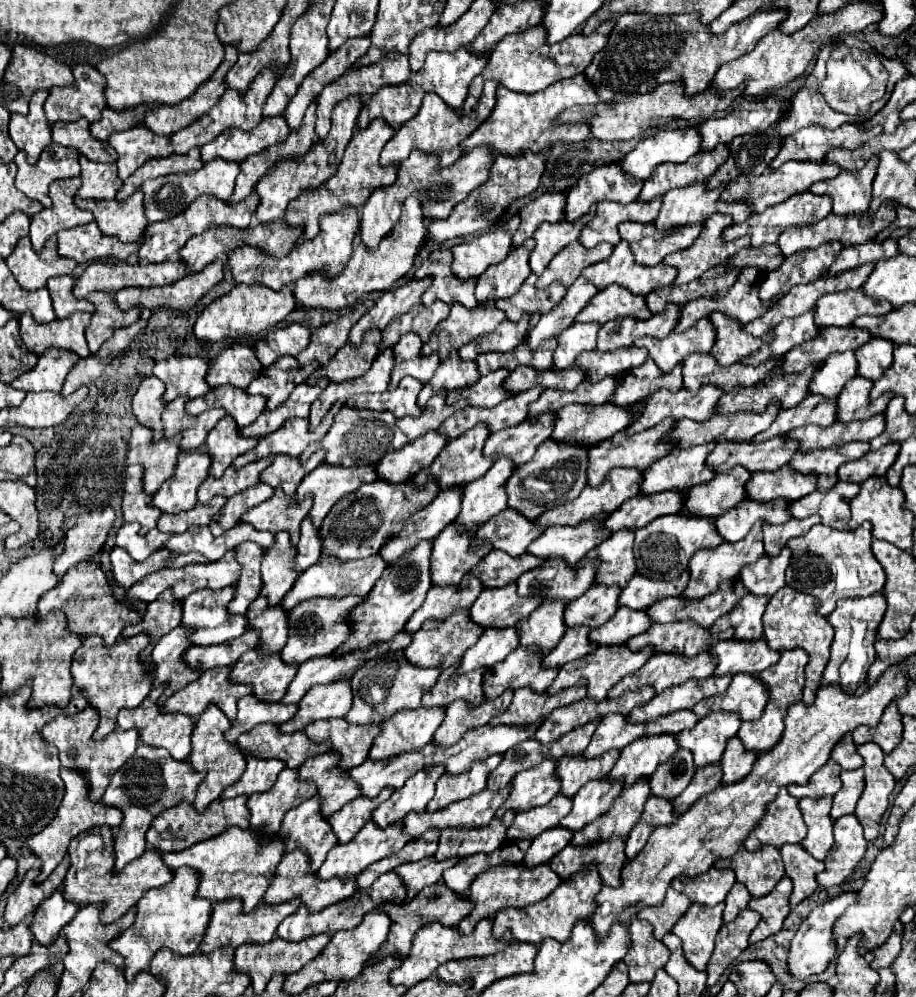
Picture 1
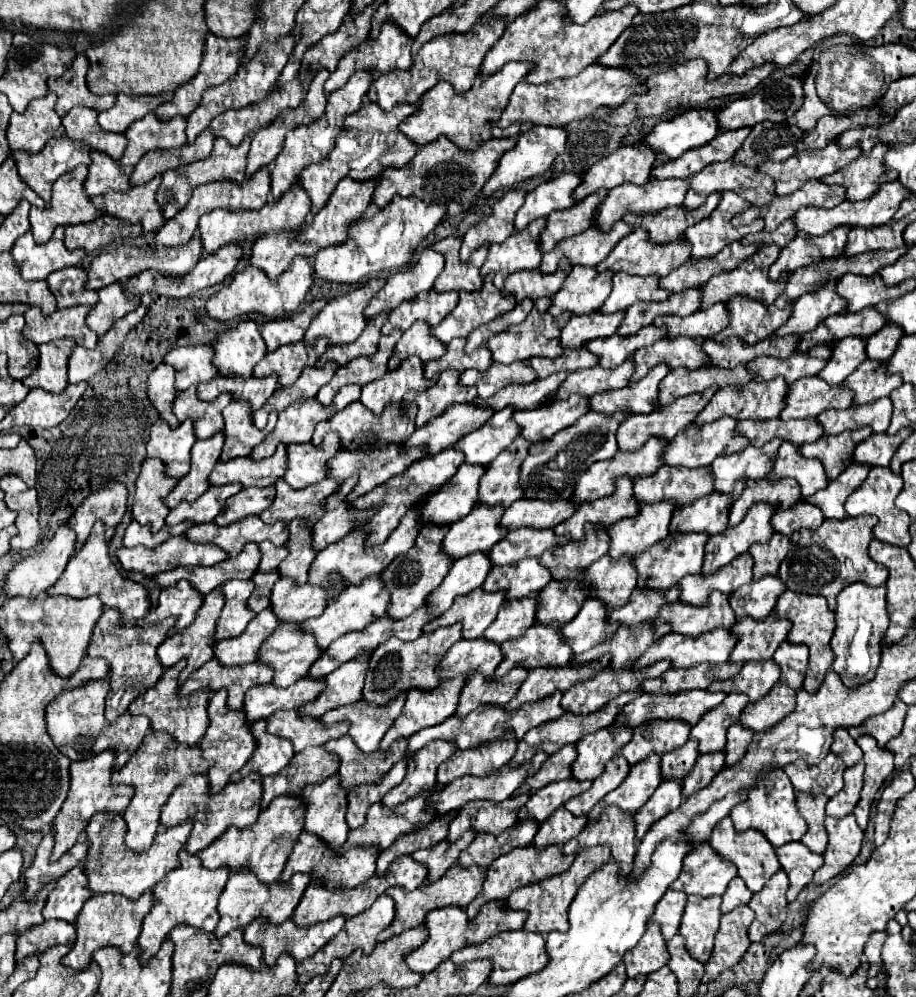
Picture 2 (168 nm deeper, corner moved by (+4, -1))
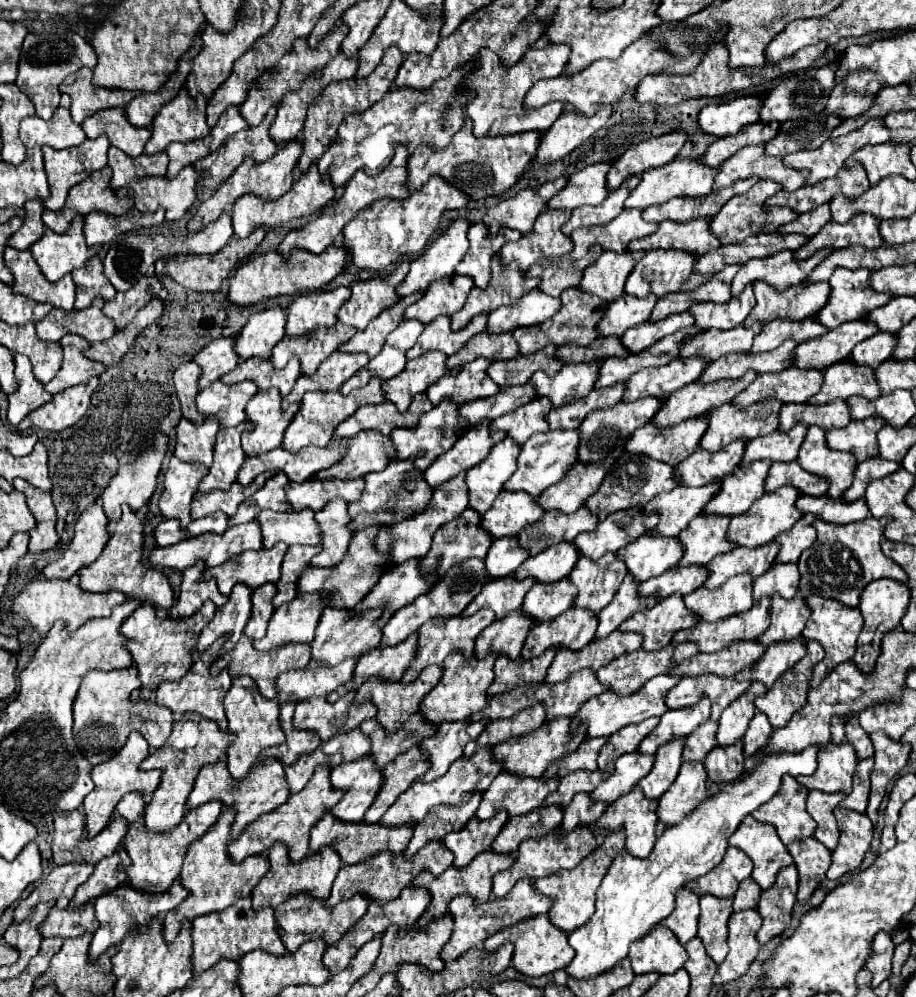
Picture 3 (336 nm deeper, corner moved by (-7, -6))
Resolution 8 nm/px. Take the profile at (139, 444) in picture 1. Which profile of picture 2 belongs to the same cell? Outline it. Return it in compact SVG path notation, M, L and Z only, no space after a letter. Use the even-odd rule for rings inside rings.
M157 420L151 426L147 442L147 458L159 458L169 478L181 478L189 472L189 450L195 444L193 422L185 420L171 430L167 422Z

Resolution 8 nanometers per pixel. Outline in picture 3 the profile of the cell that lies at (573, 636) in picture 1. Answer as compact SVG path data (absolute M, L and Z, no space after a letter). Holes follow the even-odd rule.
M628 573L626 579L622 581L618 593L614 595L612 603L598 613L596 639L602 639L602 637L610 635L632 613L636 613L636 611L648 611L656 603L658 603L658 599L654 599L654 597L642 597L642 595L638 595L638 583L634 583L634 579L630 579L630 573Z

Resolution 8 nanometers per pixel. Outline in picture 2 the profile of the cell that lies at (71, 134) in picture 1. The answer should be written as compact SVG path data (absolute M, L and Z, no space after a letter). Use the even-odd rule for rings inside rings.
M75 106L65 118L63 118L65 134L71 140L81 140L87 142L93 150L105 152L113 160L119 160L123 156L123 150L127 146L127 140L123 134L111 134L99 128L97 124L97 112Z

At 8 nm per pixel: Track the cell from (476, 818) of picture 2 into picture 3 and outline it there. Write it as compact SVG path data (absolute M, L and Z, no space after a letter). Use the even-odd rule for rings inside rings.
M500 773L484 791L476 815L488 819L500 809L508 809L508 815L526 815L528 811L542 807L546 795L554 789L554 779L514 779L514 775Z

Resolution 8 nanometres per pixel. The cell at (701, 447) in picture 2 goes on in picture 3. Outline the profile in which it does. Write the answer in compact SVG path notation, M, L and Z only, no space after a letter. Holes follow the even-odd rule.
M764 399L764 401L758 401L758 403L752 403L750 407L740 407L740 409L734 407L732 403L716 407L708 413L710 425L708 425L708 431L704 433L700 445L708 451L720 451L738 437L754 439L758 435L770 435L778 429L778 411L780 411L780 407L782 407L782 403L778 403L778 399Z

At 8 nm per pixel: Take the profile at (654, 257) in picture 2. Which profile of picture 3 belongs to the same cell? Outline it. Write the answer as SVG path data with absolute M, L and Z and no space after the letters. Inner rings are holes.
M694 219L694 223L670 223L662 221L660 229L642 239L634 239L628 251L652 251L652 249L684 249L702 257L708 251L718 249L718 237L710 235L710 219Z

